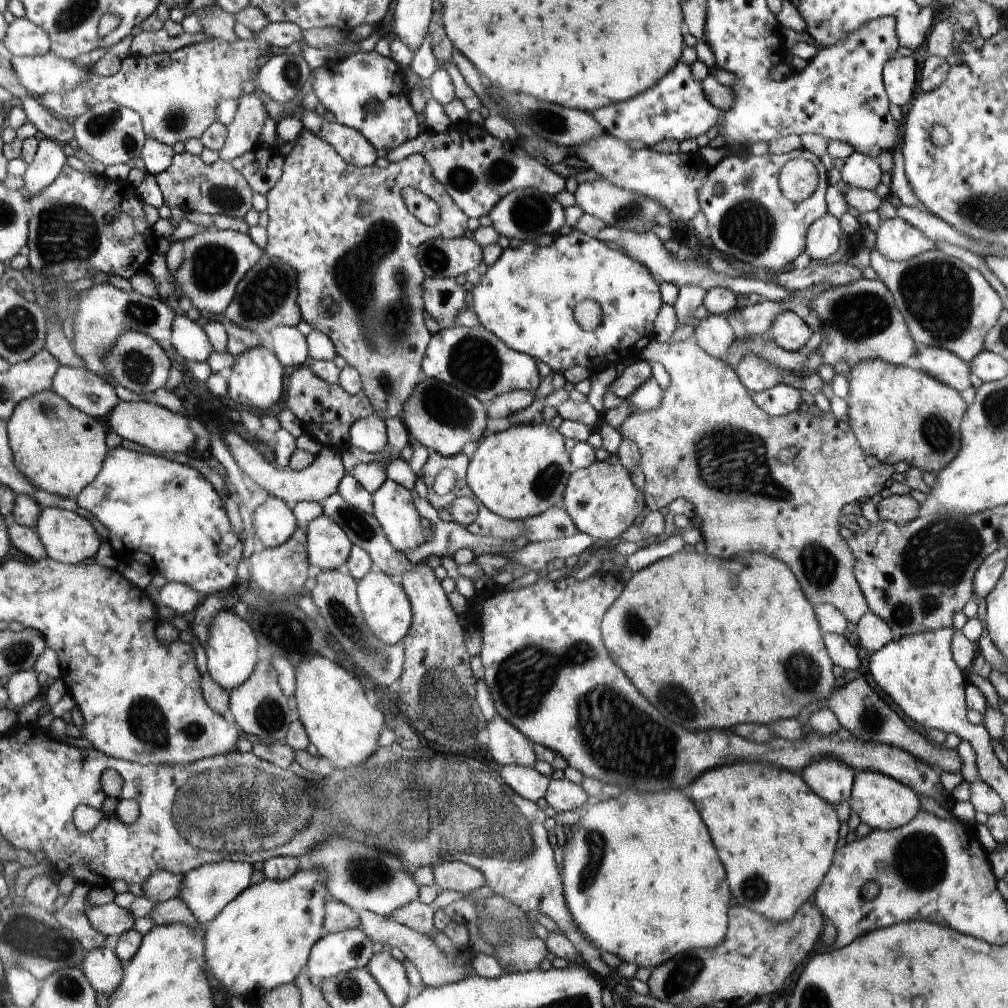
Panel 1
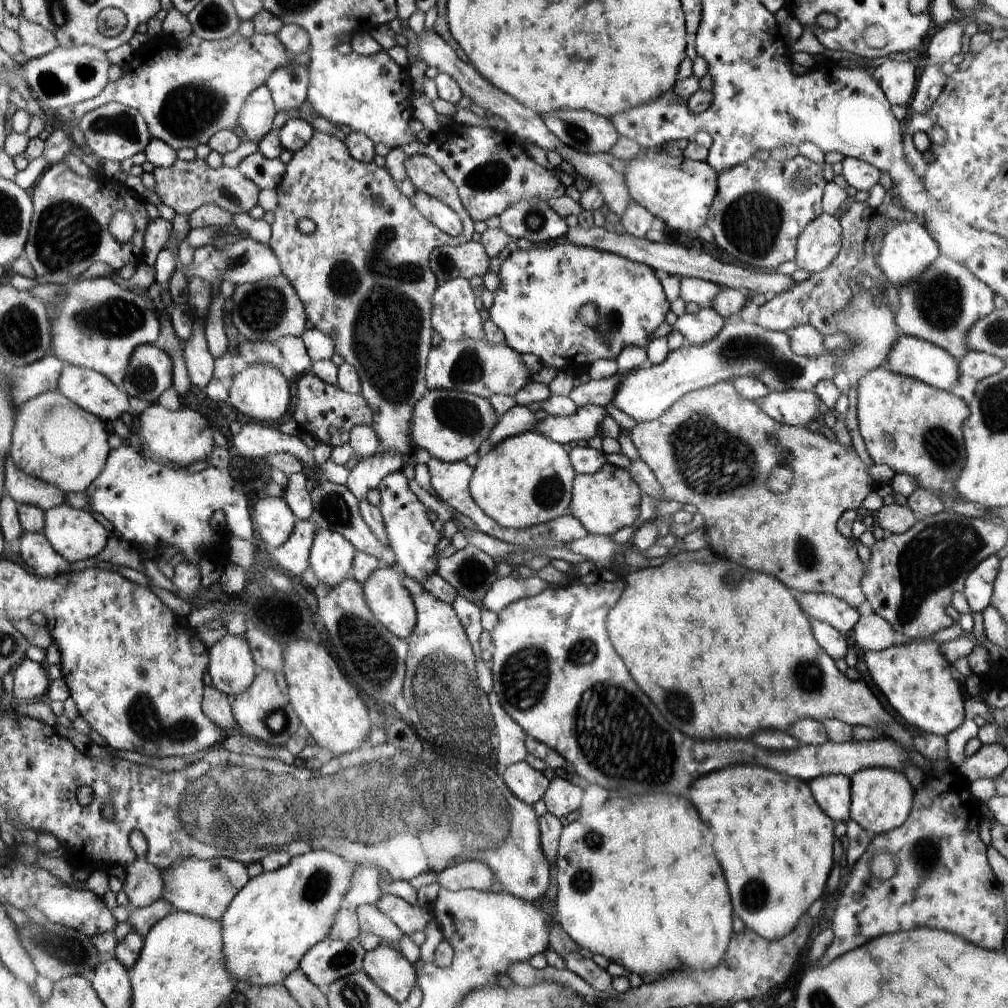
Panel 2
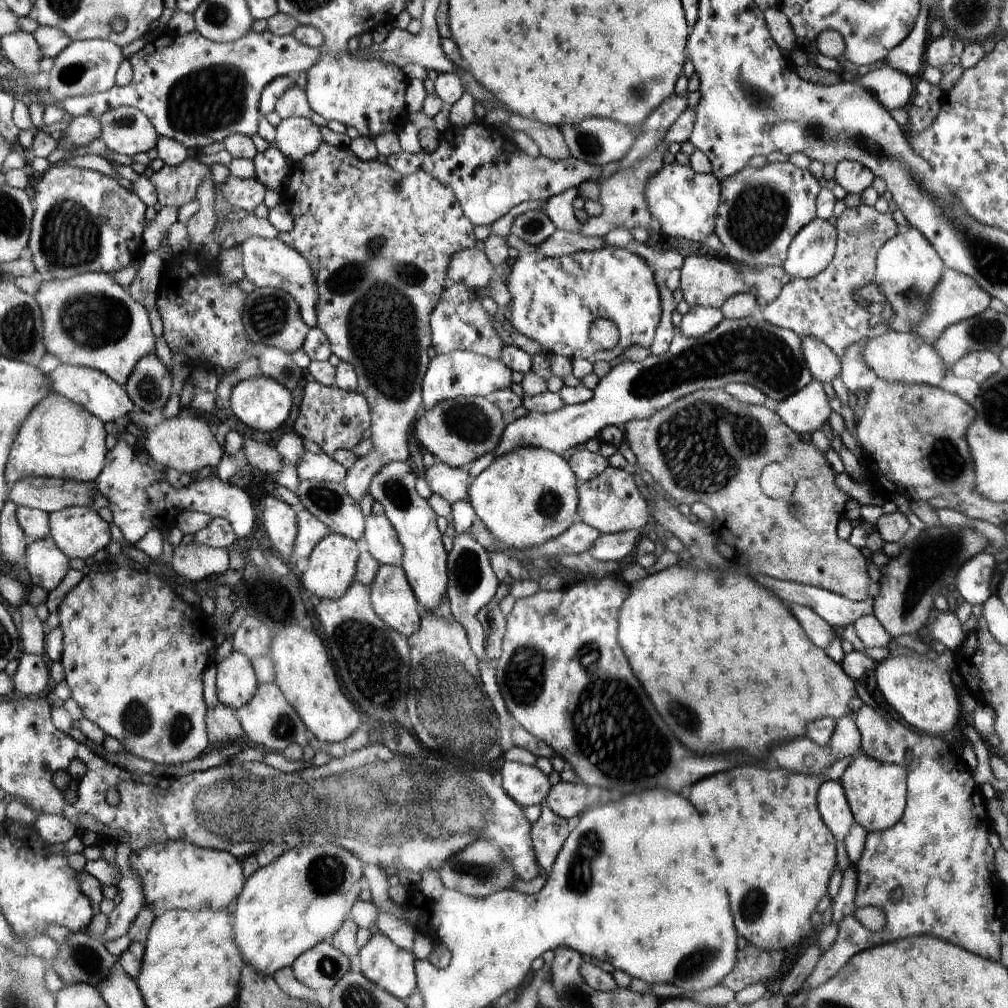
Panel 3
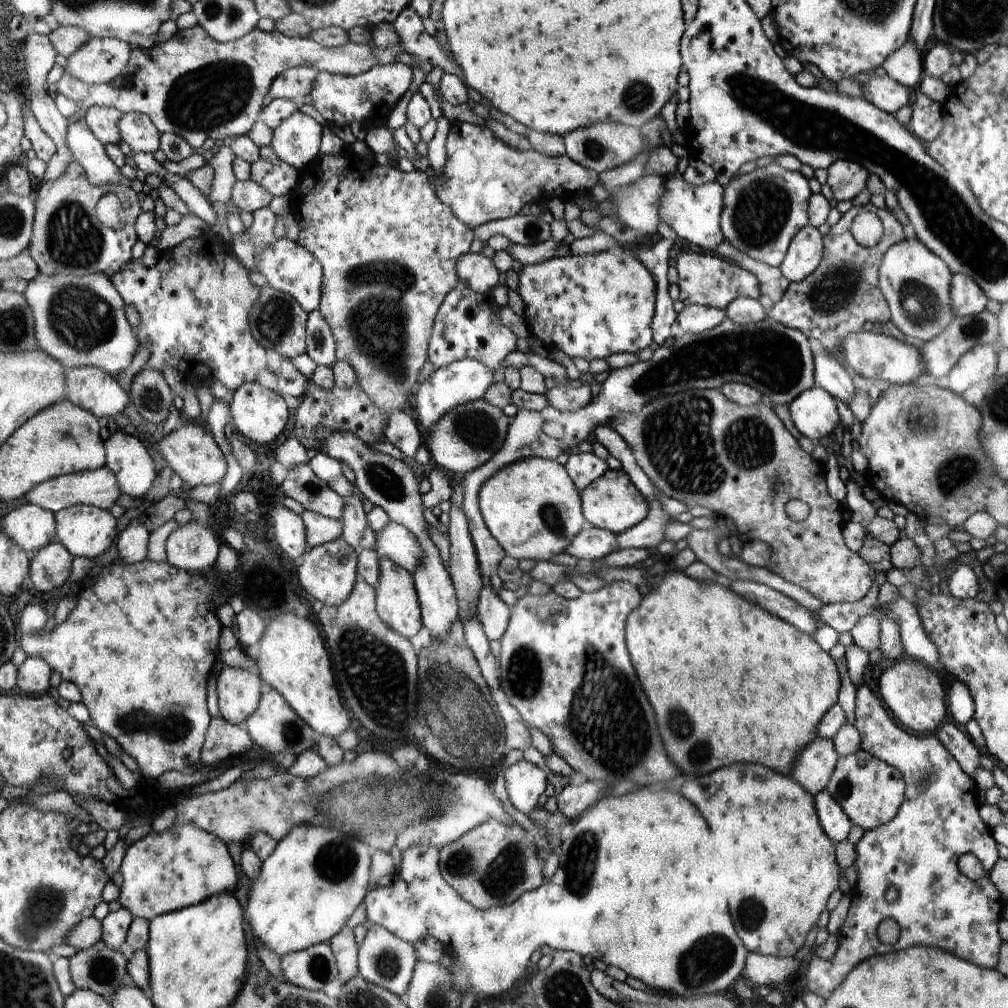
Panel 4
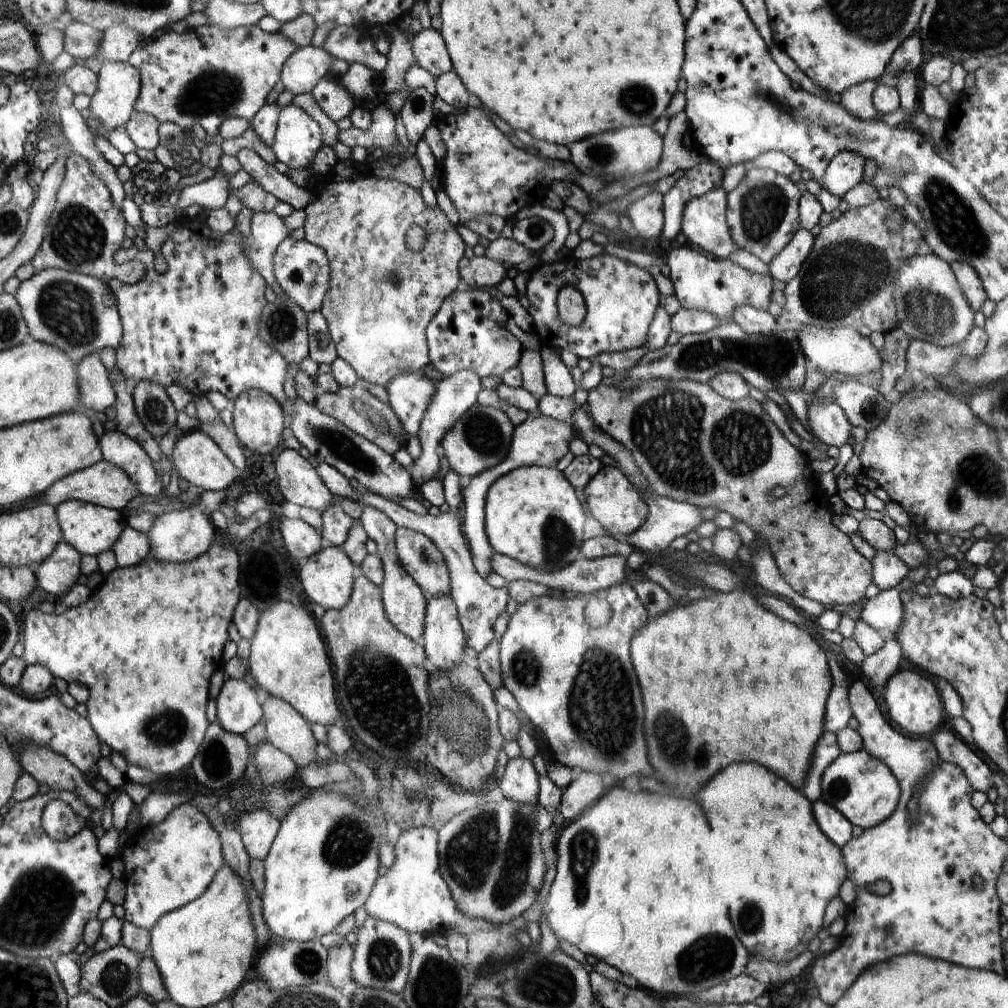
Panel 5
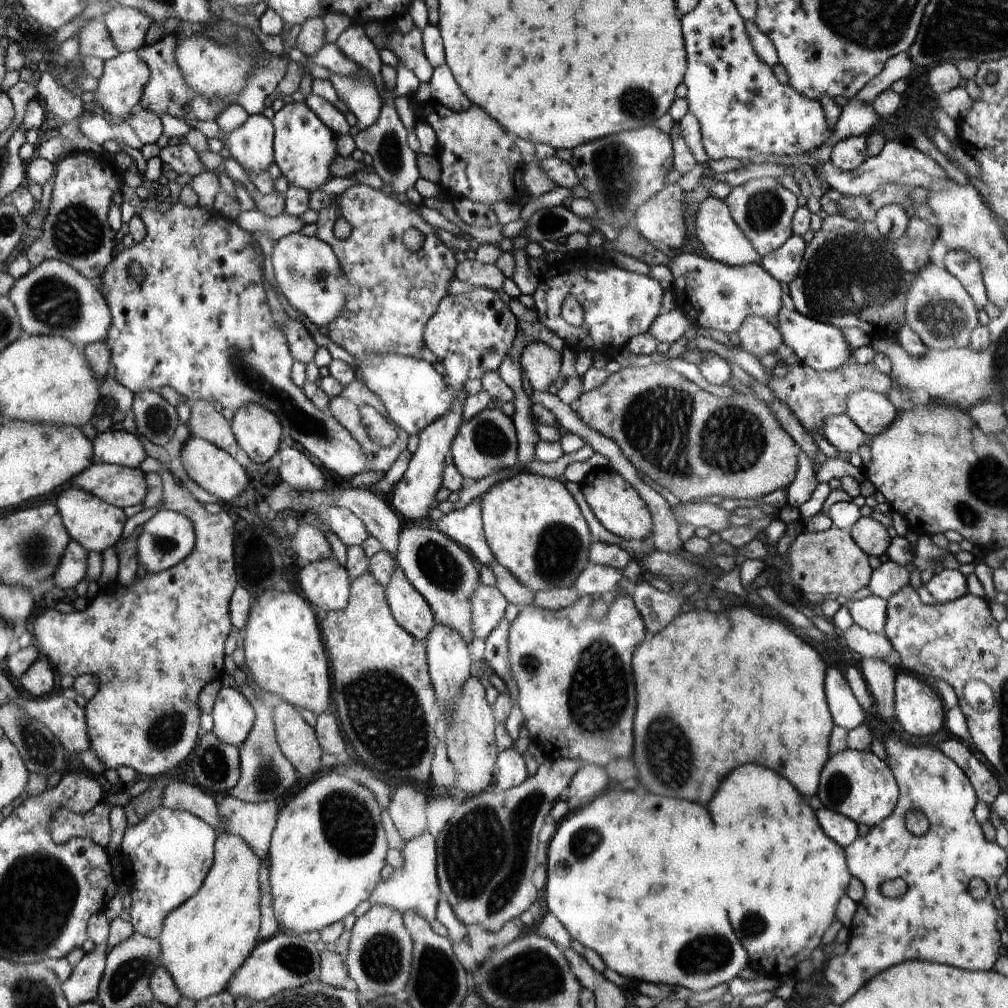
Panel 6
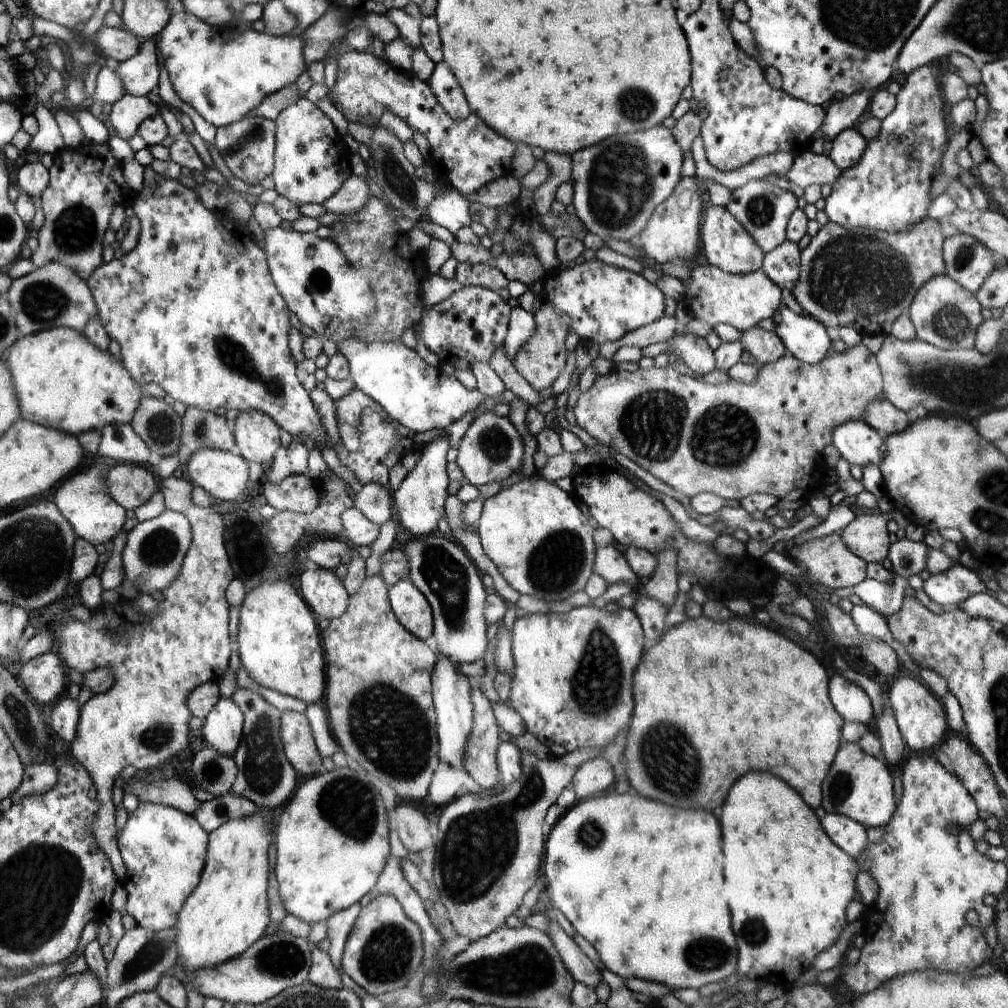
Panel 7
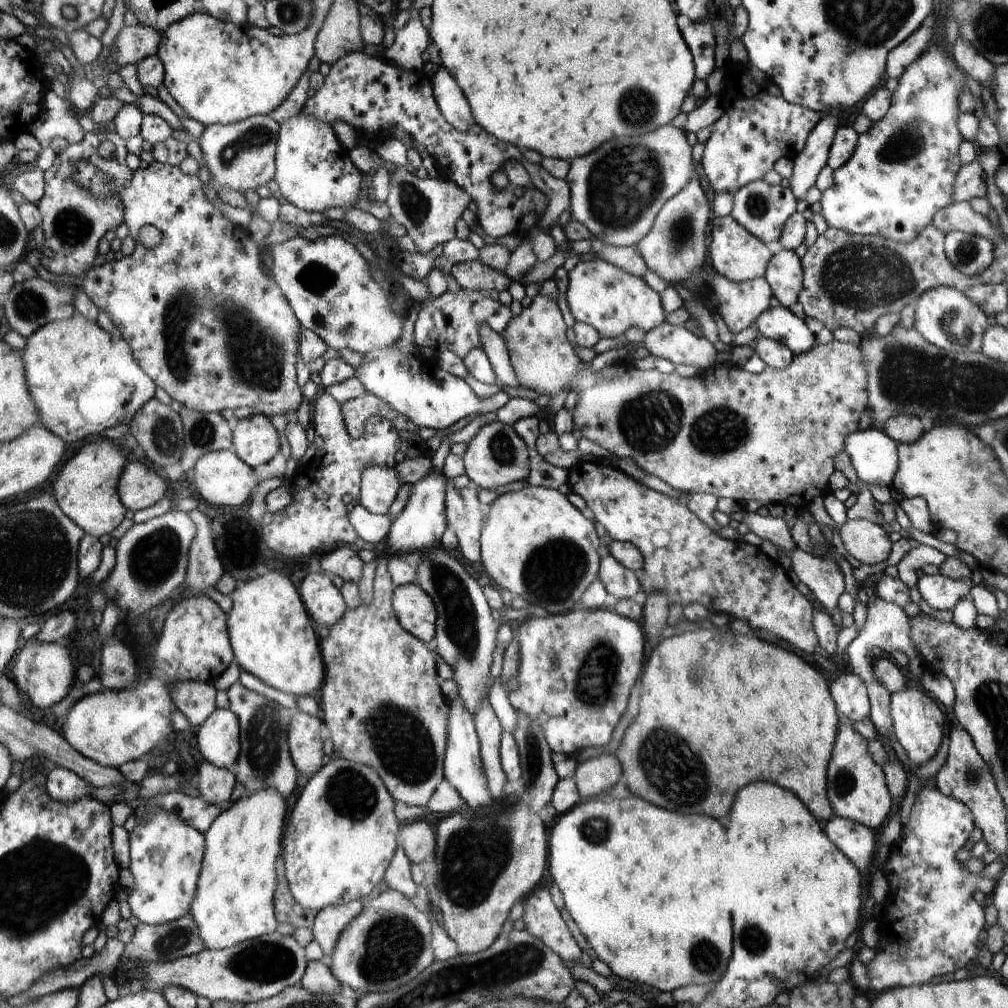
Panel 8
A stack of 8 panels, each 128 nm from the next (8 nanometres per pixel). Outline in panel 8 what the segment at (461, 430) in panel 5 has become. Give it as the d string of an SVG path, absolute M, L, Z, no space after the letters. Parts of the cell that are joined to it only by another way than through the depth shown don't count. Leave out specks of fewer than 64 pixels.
M498 420L480 428L476 436L467 444L463 460L468 478L486 490L495 490L516 481L527 480L530 472L528 446L516 434L512 425Z

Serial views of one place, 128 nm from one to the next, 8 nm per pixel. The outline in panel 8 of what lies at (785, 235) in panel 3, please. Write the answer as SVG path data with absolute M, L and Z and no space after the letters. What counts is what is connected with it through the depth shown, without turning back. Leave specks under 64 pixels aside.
M764 179L755 180L739 188L733 194L733 209L731 217L753 234L762 244L779 240L786 220L797 212L796 198L790 189L781 185L770 185Z

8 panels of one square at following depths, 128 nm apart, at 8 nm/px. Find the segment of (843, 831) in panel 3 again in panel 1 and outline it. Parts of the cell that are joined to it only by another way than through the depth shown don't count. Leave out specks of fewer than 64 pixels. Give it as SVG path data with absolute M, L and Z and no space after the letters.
M834 758L812 760L800 771L804 782L830 806L849 802L855 772Z

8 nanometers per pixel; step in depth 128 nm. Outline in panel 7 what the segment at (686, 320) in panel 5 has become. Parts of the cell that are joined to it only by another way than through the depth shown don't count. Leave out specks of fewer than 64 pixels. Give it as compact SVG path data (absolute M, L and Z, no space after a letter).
M674 315L662 316L660 320L656 320L652 324L647 324L634 330L634 332L628 332L619 340L616 346L623 347L624 345L630 345L631 347L644 348L644 346L650 346L650 344L656 344L656 342L666 342L670 340L670 336L676 335L676 320Z

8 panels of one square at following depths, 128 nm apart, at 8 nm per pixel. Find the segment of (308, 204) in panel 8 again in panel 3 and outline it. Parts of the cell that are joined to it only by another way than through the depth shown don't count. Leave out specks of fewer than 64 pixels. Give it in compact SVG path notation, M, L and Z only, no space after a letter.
M292 117L276 126L273 145L286 158L299 160L318 150L322 144L320 128L309 118Z

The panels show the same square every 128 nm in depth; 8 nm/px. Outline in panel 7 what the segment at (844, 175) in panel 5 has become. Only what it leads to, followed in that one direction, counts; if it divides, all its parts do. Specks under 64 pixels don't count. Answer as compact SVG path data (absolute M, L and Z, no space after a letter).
M850 127L836 135L827 157L838 170L844 171L854 168L866 150L866 139L859 129Z

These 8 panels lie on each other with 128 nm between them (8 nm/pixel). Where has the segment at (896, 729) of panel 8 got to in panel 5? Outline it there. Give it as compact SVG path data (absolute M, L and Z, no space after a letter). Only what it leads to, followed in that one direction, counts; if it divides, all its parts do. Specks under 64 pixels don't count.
M899 670L884 686L884 702L890 718L910 734L924 736L934 732L942 722L943 701L936 686L916 670Z

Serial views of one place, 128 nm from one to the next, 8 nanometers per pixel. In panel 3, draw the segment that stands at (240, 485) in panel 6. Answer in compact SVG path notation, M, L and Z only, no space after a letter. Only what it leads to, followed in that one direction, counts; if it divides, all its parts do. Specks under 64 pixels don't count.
M193 413L179 414L169 420L163 419L157 426L150 426L146 432L149 437L146 450L156 462L197 478L207 472L214 474L225 453L210 432L210 426L204 420L196 418Z

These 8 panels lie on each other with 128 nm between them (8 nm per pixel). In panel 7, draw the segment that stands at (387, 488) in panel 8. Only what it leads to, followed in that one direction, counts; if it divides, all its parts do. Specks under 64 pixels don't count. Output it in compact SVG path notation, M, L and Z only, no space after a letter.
M378 482L363 484L362 489L354 498L354 508L358 508L368 520L374 524L384 524L392 518L392 503L390 493Z

